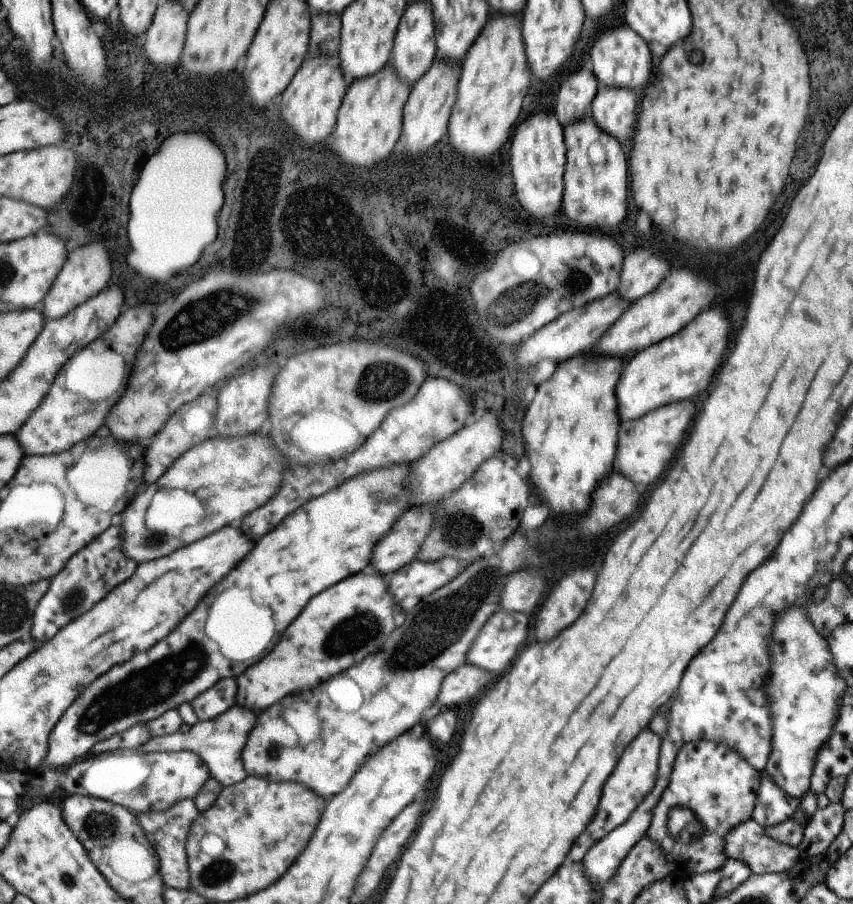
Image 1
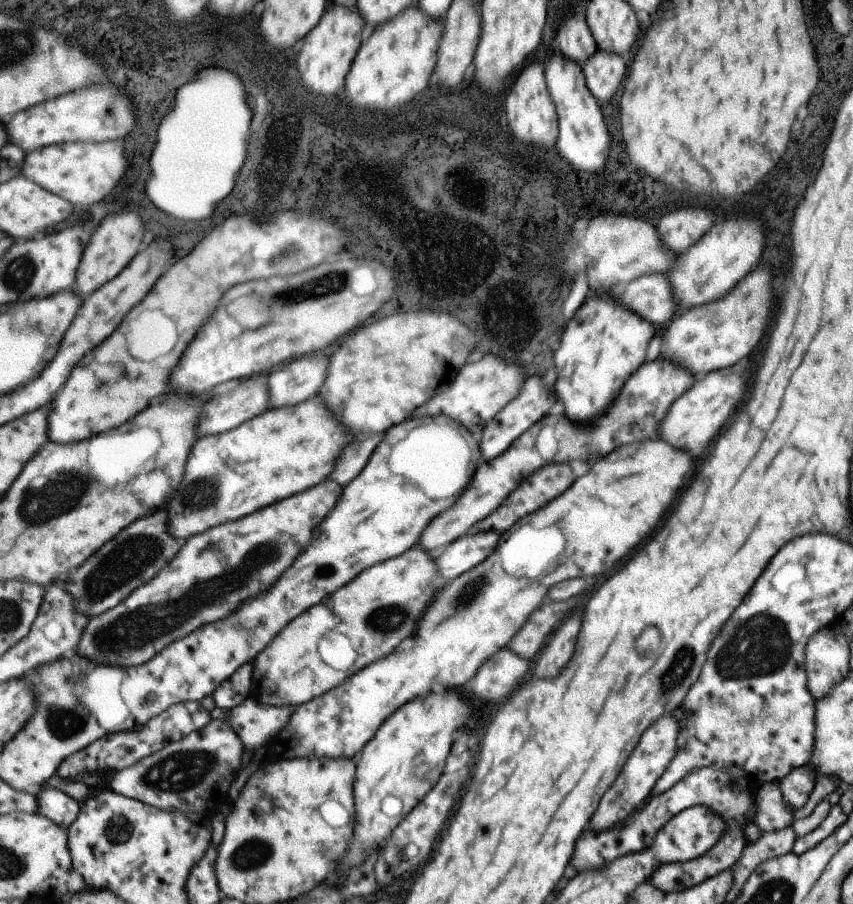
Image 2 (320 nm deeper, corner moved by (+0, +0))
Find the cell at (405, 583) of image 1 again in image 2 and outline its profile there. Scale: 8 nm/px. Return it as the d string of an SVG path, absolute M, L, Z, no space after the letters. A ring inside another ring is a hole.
M497 532L469 533L437 554L439 575L447 582L455 580L484 562L493 553L499 540Z

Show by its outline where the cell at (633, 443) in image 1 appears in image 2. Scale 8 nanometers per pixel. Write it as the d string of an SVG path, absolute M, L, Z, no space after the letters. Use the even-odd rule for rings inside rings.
M737 362L733 366L727 366L723 370L707 372L691 384L689 390L685 390L679 398L671 402L663 418L661 426L661 438L669 442L675 448L685 450L691 456L699 456L707 450L709 442L719 434L719 428L729 418L737 402L743 398L743 392L747 388L747 364Z

